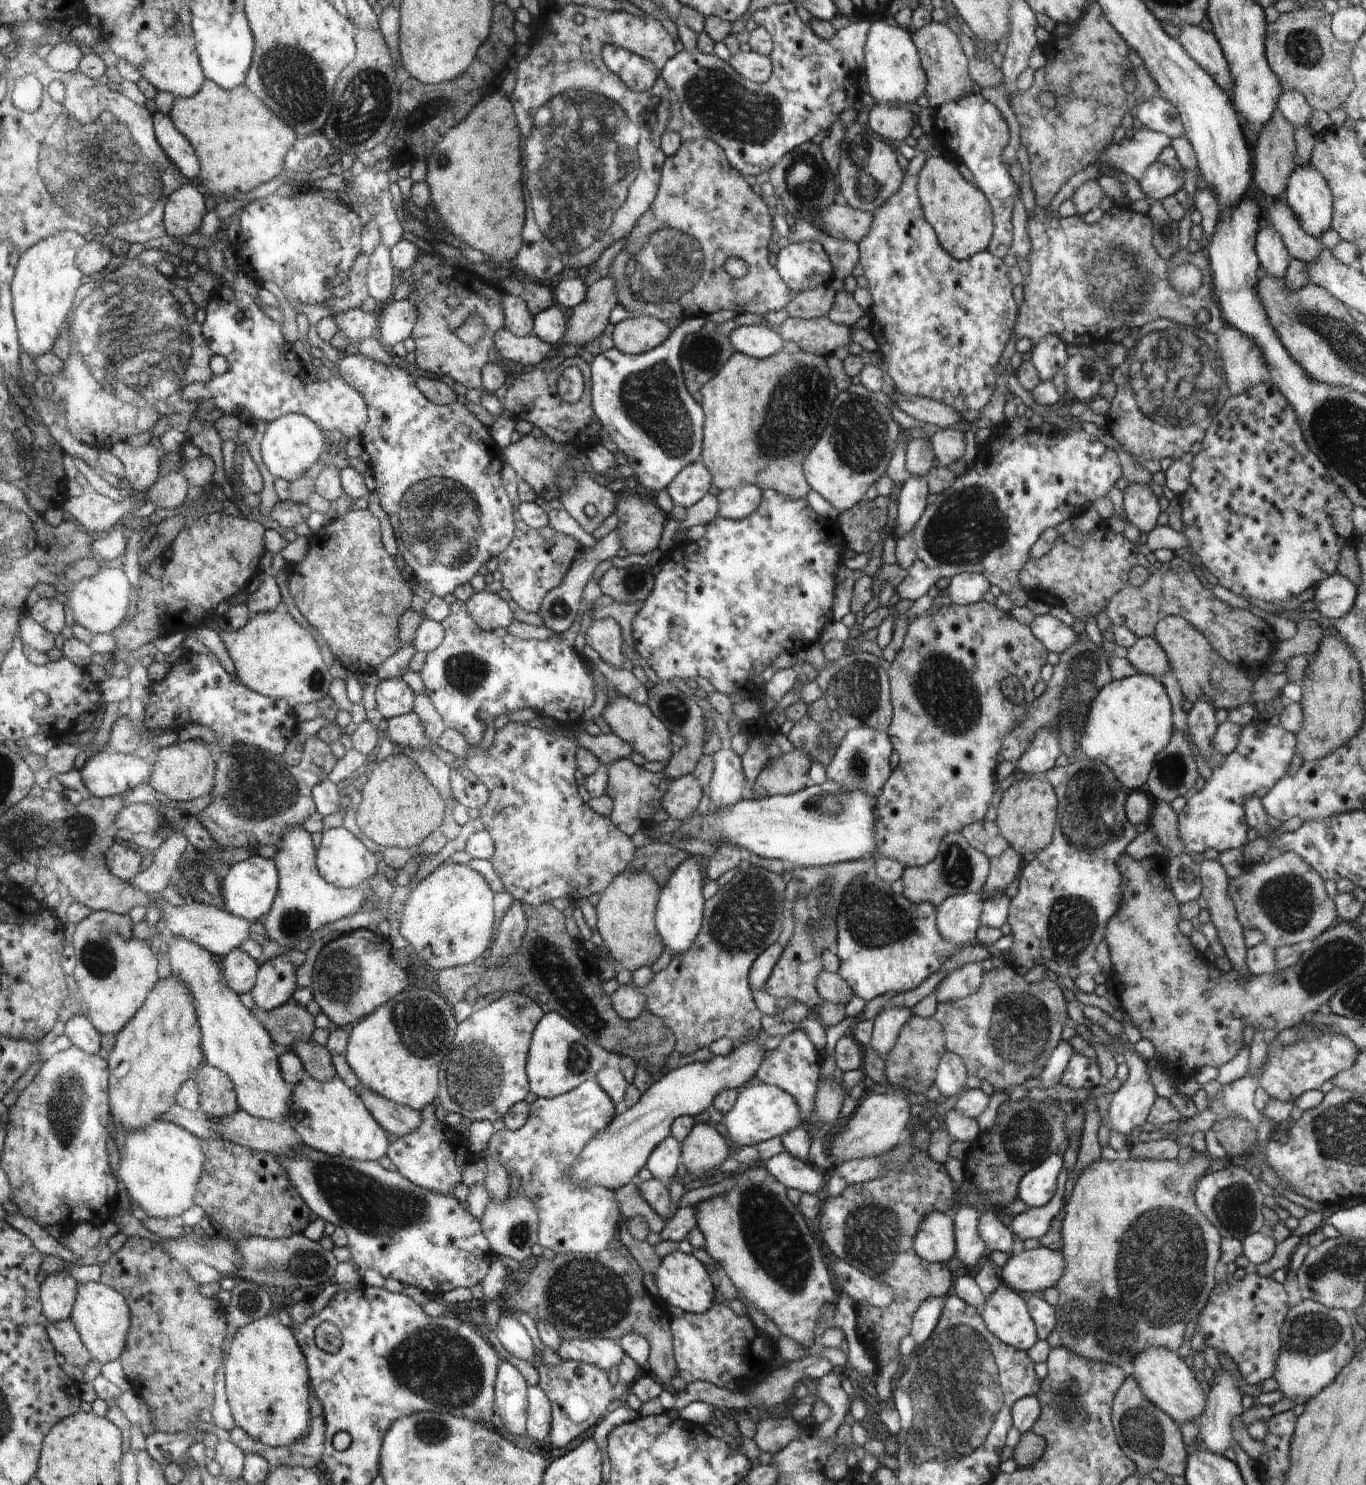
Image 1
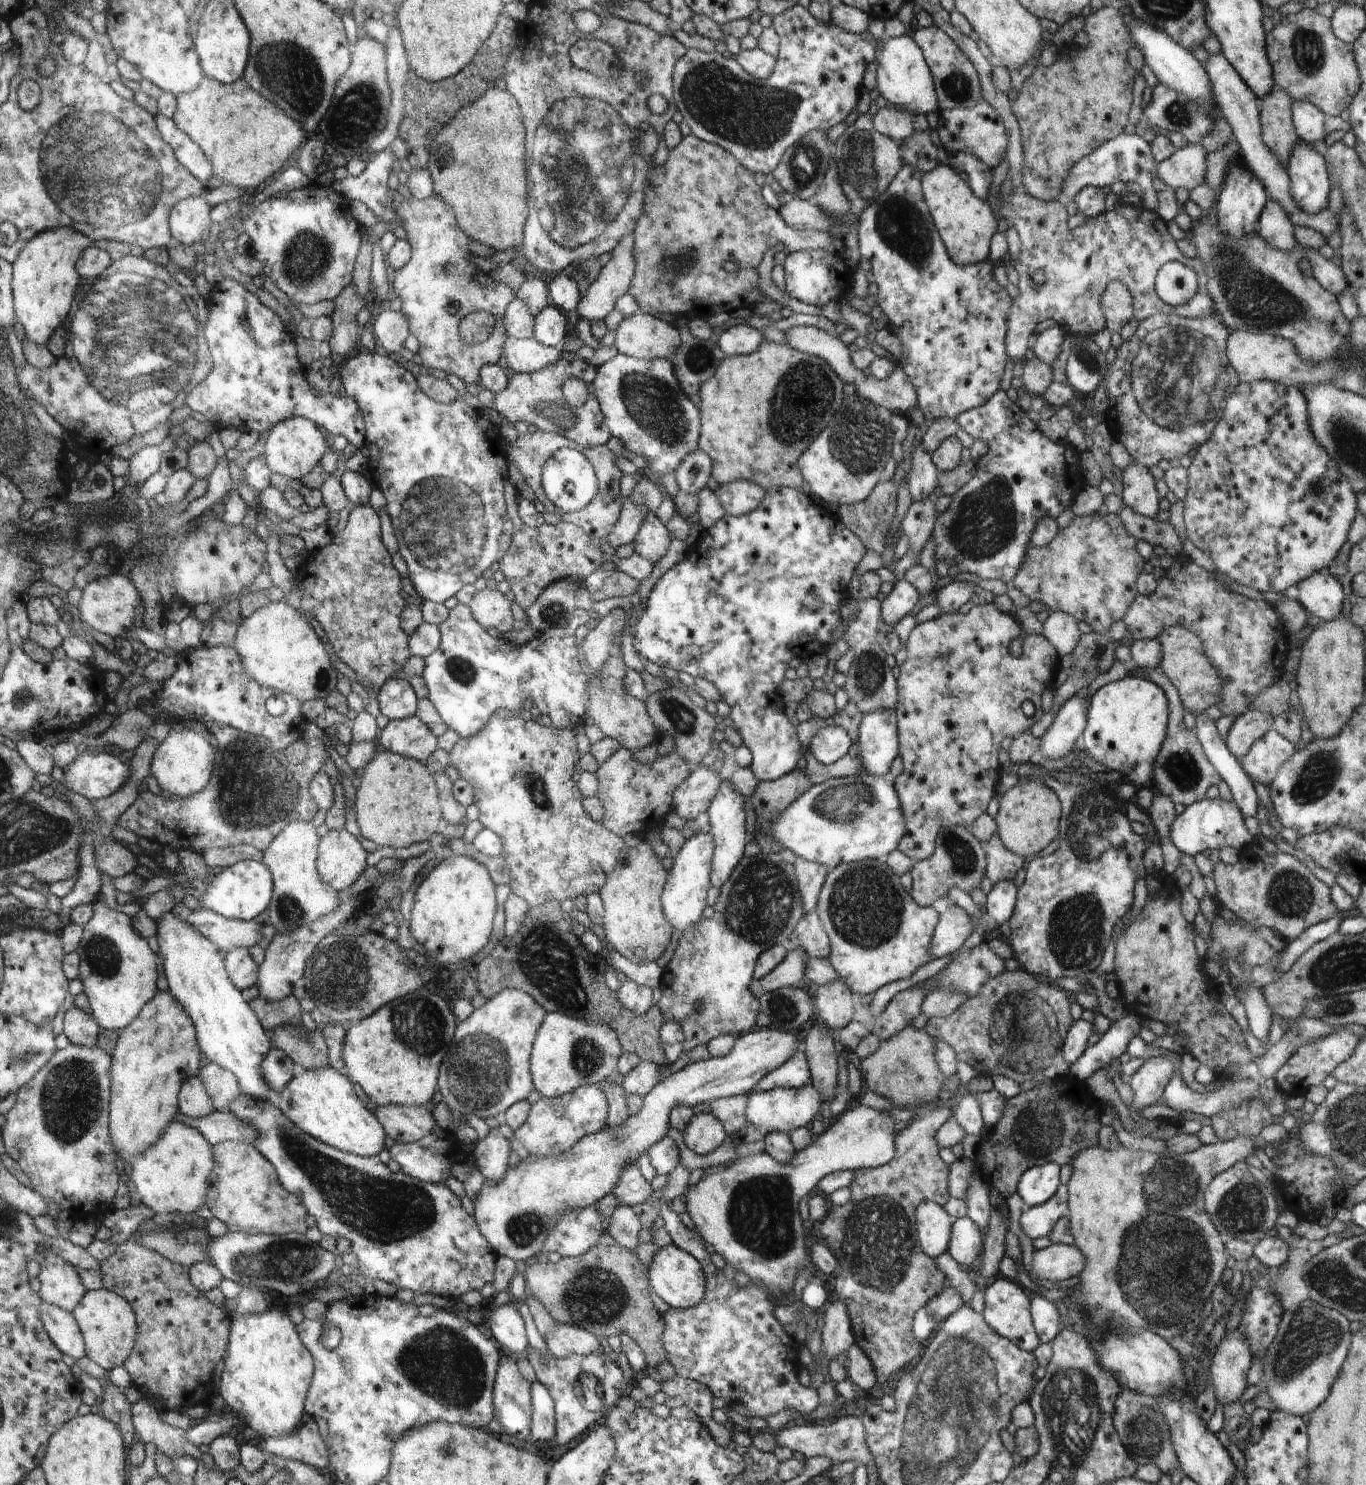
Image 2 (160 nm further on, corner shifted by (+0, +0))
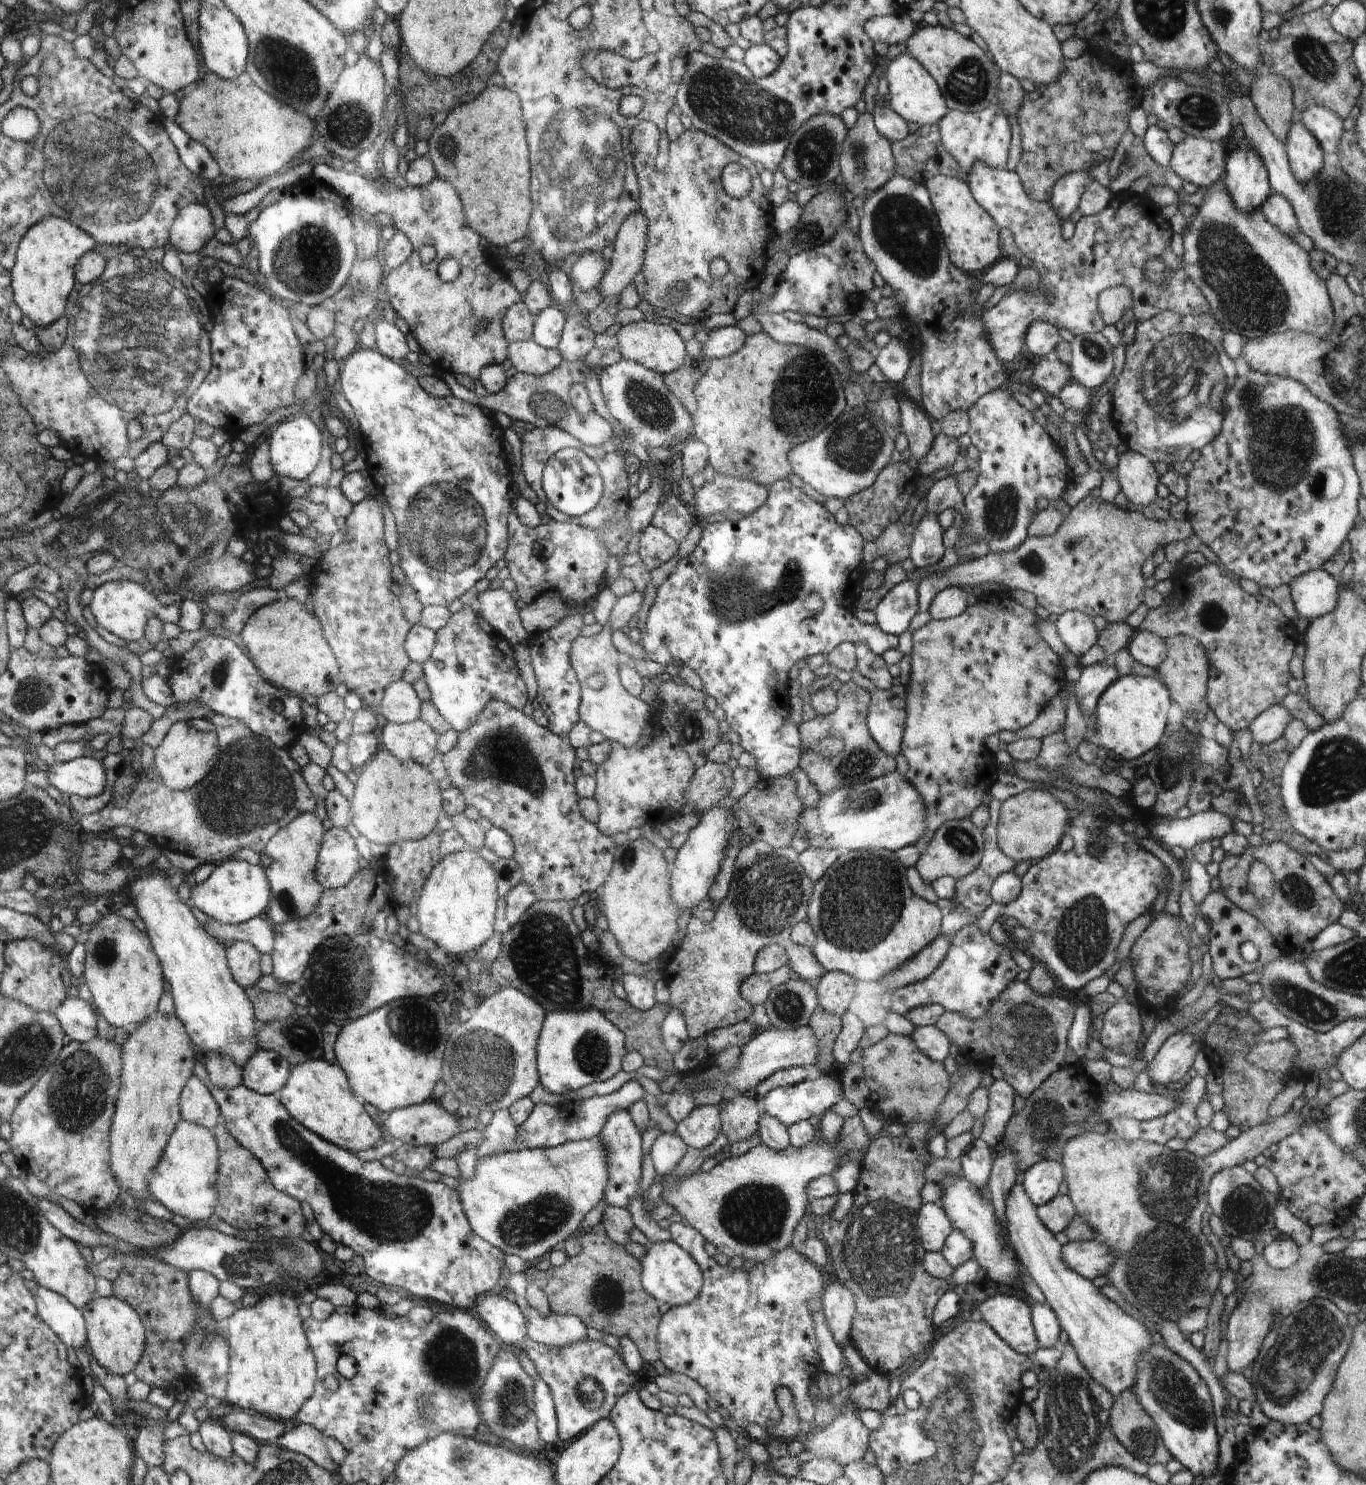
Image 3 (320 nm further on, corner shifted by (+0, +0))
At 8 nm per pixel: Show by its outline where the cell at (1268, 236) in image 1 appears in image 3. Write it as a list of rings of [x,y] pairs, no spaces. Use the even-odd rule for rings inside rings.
[[[1271,192],[1260,207],[1264,216],[1285,235],[1293,238],[1300,231],[1292,205],[1284,196]]]

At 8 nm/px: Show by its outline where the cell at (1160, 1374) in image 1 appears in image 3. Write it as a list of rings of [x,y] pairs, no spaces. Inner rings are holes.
[[[1020,1183],[1015,1184],[1006,1198],[1004,1224],[1007,1238],[1018,1255],[1018,1262],[1040,1287],[1045,1302],[1058,1317],[1061,1330],[1068,1334],[1079,1361],[1114,1398],[1124,1390],[1132,1389],[1136,1380],[1138,1357],[1153,1343],[1150,1331],[1144,1324],[1124,1313],[1115,1302],[1102,1295],[1093,1281],[1085,1279],[1067,1265],[1063,1259],[1063,1245],[1043,1223],[1038,1207]]]

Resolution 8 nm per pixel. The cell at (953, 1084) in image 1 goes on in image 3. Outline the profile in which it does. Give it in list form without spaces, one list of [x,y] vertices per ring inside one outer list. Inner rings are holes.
[[[936,1025],[916,1027],[909,1037],[913,1038],[925,1055],[936,1062],[943,1064],[944,1059],[950,1054],[951,1042]]]

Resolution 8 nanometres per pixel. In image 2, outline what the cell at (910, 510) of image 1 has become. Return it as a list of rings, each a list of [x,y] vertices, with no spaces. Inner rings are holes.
[[[920,443],[913,449],[911,463],[908,488],[914,502],[923,501],[937,489],[940,471],[934,466],[931,454]]]

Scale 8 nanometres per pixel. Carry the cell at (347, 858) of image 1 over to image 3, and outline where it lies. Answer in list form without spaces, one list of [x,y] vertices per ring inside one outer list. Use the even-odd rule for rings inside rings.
[[[345,827],[328,830],[320,849],[318,881],[324,889],[339,889],[348,885],[358,873],[360,854]]]

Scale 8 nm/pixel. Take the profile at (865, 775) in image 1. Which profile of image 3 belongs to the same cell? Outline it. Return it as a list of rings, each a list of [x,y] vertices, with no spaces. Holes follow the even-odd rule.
[[[893,684],[888,690],[871,692],[867,727],[880,748],[895,757],[902,752],[907,724],[907,692],[904,685]]]

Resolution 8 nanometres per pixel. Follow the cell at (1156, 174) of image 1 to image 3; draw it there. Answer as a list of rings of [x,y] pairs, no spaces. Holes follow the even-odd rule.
[[[1186,136],[1175,145],[1169,168],[1183,181],[1207,189],[1224,178],[1225,162],[1221,142]]]

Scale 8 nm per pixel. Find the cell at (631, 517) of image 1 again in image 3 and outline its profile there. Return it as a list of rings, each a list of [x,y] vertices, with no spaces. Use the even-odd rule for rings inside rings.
[[[648,525],[640,536],[640,558],[649,571],[668,562],[678,552],[678,544],[664,530]]]

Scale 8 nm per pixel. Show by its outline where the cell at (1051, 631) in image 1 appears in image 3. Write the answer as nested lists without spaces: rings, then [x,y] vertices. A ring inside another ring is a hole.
[[[1067,611],[1055,622],[1058,636],[1076,656],[1084,655],[1099,640],[1094,618],[1080,611]]]

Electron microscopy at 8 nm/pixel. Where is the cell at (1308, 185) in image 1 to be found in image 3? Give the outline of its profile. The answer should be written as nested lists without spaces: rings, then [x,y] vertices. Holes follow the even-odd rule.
[[[1297,117],[1286,137],[1285,151],[1294,178],[1300,182],[1310,182],[1323,168],[1325,152],[1306,125]]]

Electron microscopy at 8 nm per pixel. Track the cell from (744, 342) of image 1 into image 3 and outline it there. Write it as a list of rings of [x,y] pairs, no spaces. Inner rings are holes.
[[[737,325],[708,331],[708,340],[703,344],[701,355],[708,361],[735,353],[746,340],[746,334]]]

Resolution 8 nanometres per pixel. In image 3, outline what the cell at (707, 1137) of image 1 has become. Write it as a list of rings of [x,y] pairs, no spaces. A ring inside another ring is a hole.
[[[699,1105],[677,1122],[676,1133],[689,1147],[701,1149],[716,1140],[720,1134],[720,1112],[716,1105]]]

